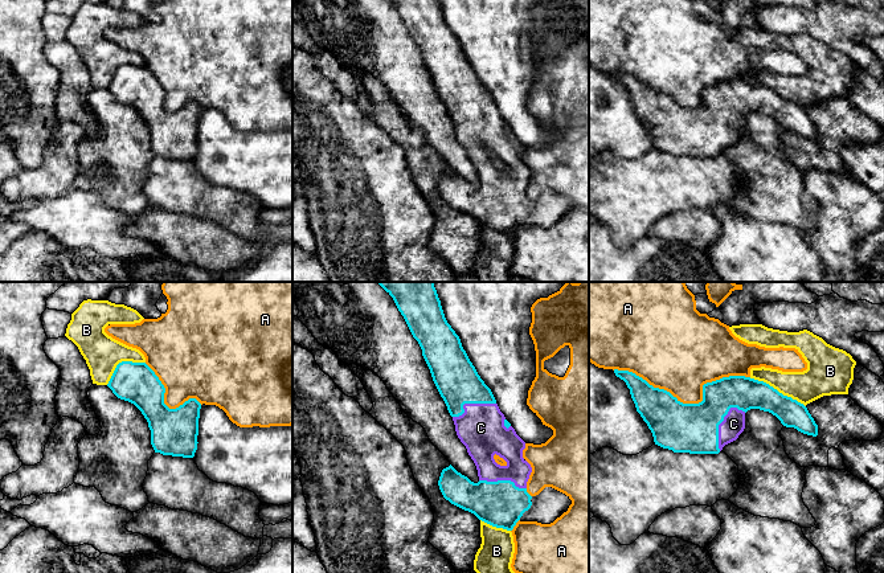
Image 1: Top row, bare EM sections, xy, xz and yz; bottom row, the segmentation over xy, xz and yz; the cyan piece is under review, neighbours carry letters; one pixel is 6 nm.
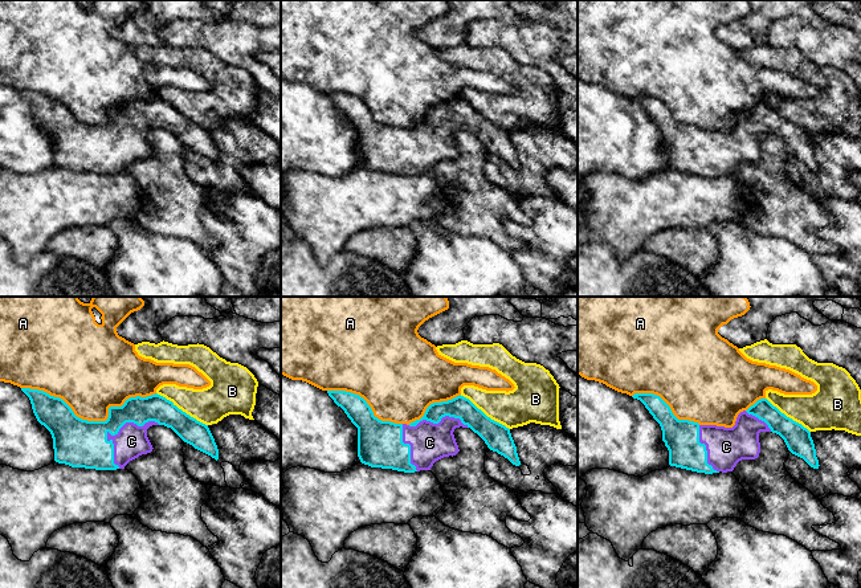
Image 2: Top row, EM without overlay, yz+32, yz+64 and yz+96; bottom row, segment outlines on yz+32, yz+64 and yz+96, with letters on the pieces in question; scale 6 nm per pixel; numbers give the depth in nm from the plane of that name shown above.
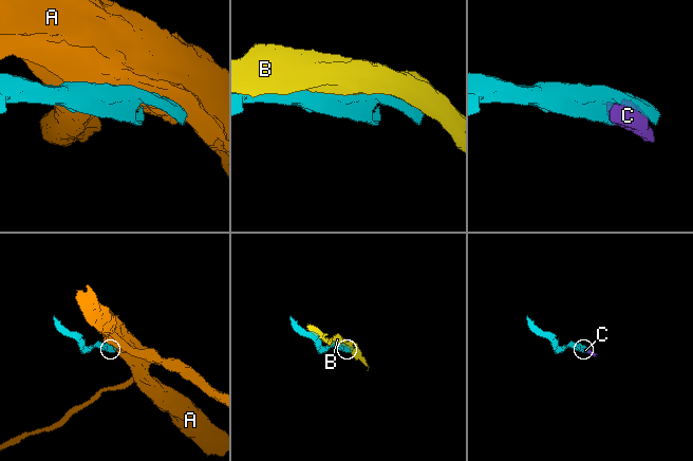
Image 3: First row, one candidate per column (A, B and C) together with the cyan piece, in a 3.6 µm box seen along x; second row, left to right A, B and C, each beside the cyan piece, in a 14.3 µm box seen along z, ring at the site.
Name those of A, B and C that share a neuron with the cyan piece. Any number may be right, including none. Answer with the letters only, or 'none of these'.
C

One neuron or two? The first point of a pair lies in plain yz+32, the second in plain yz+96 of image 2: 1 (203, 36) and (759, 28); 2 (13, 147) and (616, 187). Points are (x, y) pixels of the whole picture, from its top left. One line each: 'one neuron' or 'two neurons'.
1: two neurons
2: two neurons

